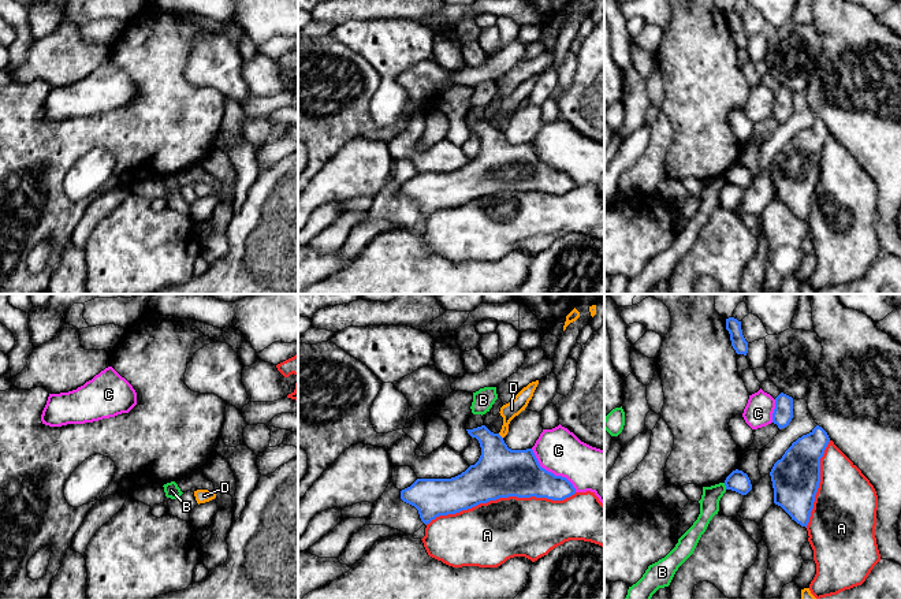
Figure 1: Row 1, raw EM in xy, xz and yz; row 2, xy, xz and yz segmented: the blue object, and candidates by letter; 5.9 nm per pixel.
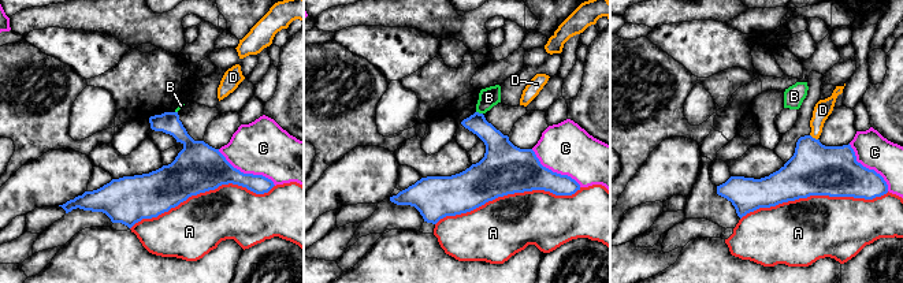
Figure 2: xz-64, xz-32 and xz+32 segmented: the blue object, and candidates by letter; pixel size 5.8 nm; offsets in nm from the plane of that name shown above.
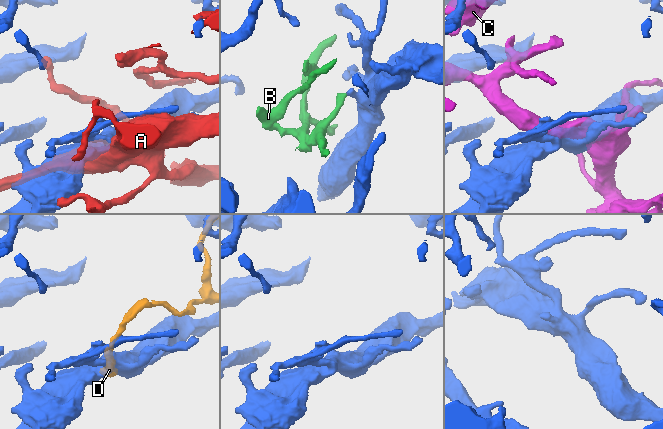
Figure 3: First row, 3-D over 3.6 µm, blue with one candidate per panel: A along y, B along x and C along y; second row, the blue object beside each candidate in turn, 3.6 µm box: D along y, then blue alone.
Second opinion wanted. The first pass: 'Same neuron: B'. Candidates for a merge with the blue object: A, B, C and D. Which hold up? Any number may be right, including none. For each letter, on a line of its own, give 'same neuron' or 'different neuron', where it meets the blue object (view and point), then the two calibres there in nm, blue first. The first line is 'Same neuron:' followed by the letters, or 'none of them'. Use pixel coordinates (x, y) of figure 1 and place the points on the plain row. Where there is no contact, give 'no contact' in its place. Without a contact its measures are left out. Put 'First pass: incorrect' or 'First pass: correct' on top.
First pass: incorrect
Same neuron: none of them
A: different neuron; meets blue in xz at (501, 190); 300 nm thick on the blue side, 380 nm on the other
B: different neuron; meets blue in yz at (725, 178); 120 nm thick on the blue side, 110 nm on the other
C: different neuron; meets blue in xz at (550, 166); 280 nm thick on the blue side, 260 nm on the other
D: different neuron; meets blue in xz at (501, 130); 300 nm thick on the blue side, 90 nm on the other

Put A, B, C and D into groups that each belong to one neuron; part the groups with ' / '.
A / B / C / D

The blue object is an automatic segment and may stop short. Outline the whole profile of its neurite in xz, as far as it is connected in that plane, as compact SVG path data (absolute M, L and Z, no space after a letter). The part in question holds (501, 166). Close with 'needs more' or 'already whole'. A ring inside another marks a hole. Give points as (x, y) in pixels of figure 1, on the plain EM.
M485 119L466 124L481 141L481 149L474 159L451 172L417 172L401 185L401 193L418 204L425 219L439 209L455 208L499 191L536 190L563 194L576 187L576 182L566 171L555 170L540 160L532 142L511 144L499 127L491 126Z; already whole

